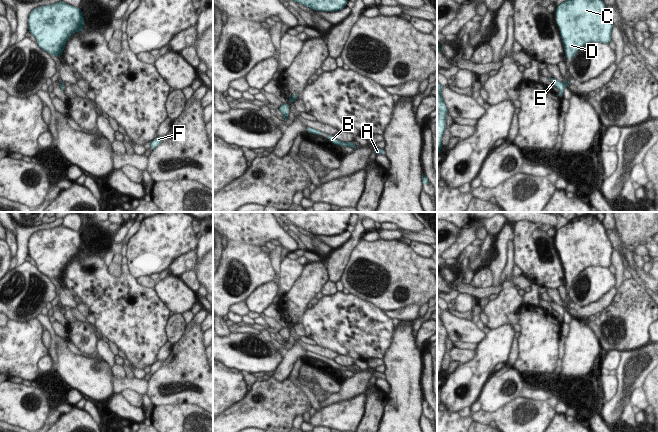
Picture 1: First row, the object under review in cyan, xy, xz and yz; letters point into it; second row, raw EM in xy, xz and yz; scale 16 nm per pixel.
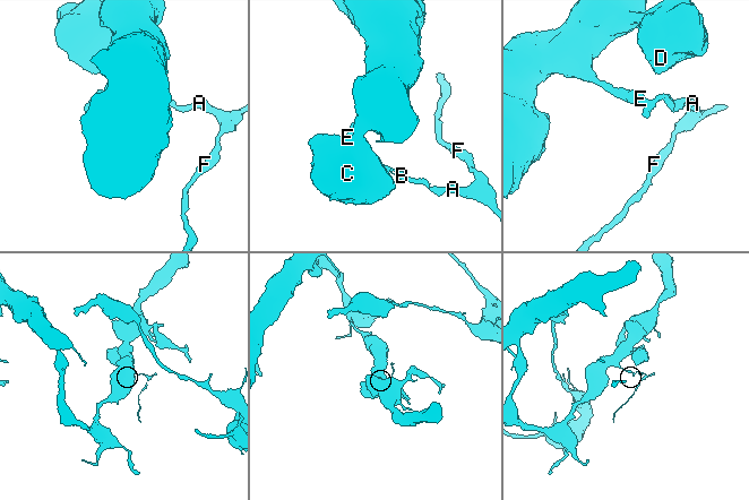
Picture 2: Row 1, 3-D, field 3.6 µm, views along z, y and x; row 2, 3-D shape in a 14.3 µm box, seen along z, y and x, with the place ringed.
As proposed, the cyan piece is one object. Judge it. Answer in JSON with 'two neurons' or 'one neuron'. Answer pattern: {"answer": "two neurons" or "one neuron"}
{"answer": "two neurons"}

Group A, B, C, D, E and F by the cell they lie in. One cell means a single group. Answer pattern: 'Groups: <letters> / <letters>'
Groups: A B F / C D E

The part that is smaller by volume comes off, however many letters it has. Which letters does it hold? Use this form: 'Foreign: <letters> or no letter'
Foreign: A, B, F

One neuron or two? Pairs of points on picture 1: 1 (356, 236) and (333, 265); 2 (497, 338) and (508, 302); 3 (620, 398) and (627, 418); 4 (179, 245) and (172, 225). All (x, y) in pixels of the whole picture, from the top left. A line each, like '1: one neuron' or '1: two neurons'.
1: one neuron
2: two neurons
3: two neurons
4: one neuron

